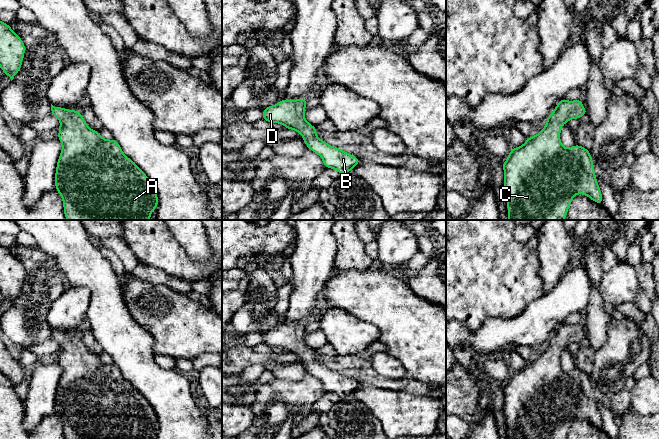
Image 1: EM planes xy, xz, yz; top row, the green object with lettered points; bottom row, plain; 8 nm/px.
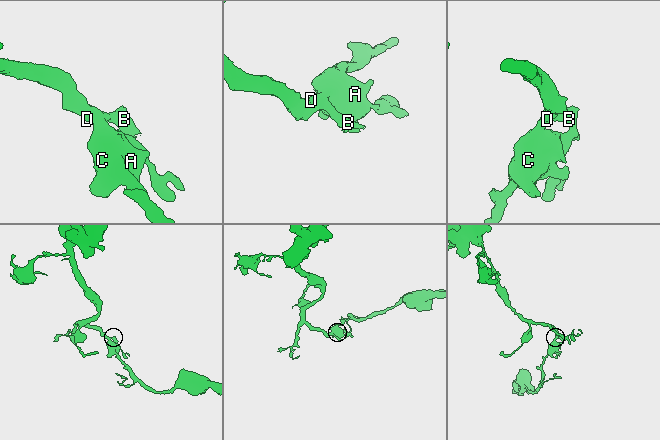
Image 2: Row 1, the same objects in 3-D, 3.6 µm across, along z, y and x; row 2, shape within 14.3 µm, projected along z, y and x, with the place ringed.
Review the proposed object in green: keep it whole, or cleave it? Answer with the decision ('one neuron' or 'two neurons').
one neuron

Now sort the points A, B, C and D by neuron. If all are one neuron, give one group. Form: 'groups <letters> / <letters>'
groups A B C D

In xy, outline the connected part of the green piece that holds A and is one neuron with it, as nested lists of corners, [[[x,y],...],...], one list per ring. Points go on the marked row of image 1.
[[[51,104],[51,115],[60,121],[58,139],[62,150],[58,158],[55,187],[63,200],[67,220],[150,220],[158,206],[157,191],[146,174],[122,151],[114,139],[104,139],[99,131],[92,130],[82,114],[76,110],[55,107]]]

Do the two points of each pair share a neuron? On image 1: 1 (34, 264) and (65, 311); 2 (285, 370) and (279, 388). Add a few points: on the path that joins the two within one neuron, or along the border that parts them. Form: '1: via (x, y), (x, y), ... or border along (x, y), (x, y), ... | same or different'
1: border along (67, 285), (66, 289), (50, 306), (46, 319) | different
2: border along (305, 373), (298, 380), (274, 377) | different

